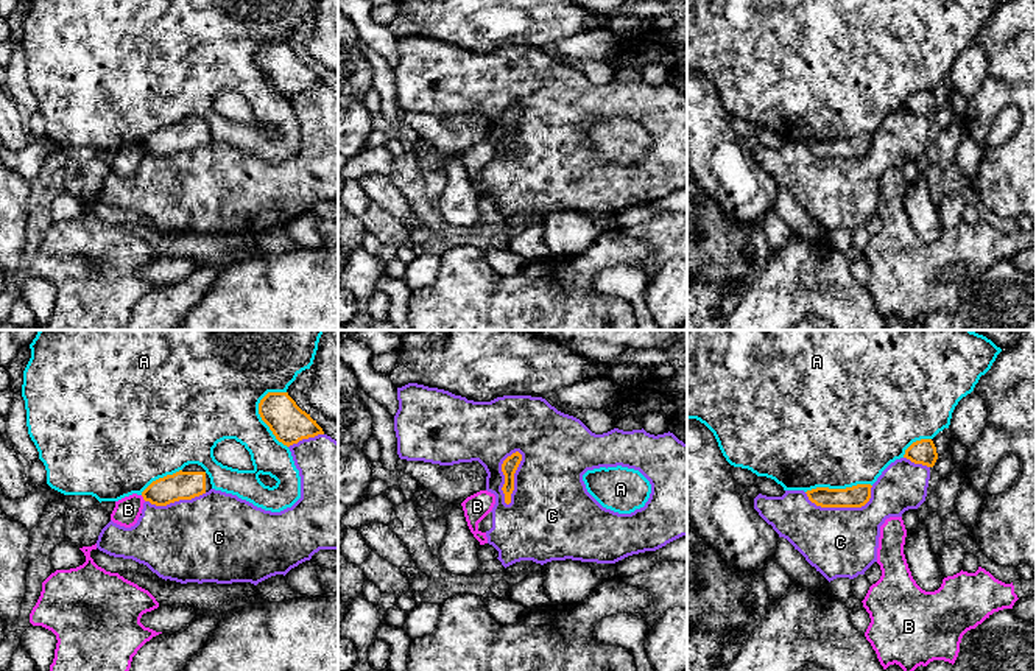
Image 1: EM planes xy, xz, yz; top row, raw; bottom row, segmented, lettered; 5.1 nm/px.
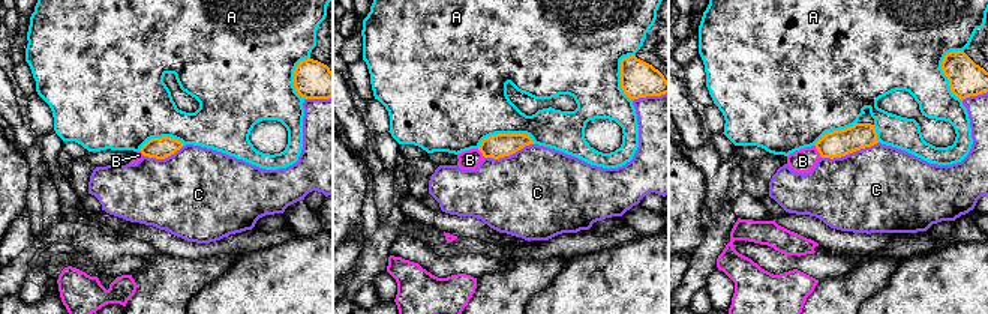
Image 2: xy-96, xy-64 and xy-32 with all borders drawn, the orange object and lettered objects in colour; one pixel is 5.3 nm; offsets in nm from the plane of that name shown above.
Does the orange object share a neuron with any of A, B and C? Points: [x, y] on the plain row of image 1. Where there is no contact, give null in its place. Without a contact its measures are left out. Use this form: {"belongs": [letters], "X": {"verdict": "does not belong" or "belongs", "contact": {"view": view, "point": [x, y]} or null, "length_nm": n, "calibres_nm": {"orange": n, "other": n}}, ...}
{"belongs": [], "A": {"verdict": "does not belong", "contact": {"view": "xy", "point": [262, 70]}, "length_nm": 320, "calibres_nm": {"orange": 190, "other": 420}}, "B": {"verdict": "does not belong", "contact": {"view": "xy", "point": [144, 150]}, "length_nm": 40, "calibres_nm": {"orange": 140, "other": 140}}, "C": {"verdict": "does not belong", "contact": {"view": "xz", "point": [513, 129]}, "length_nm": 300, "calibres_nm": {"orange": 80, "other": 420}}}

